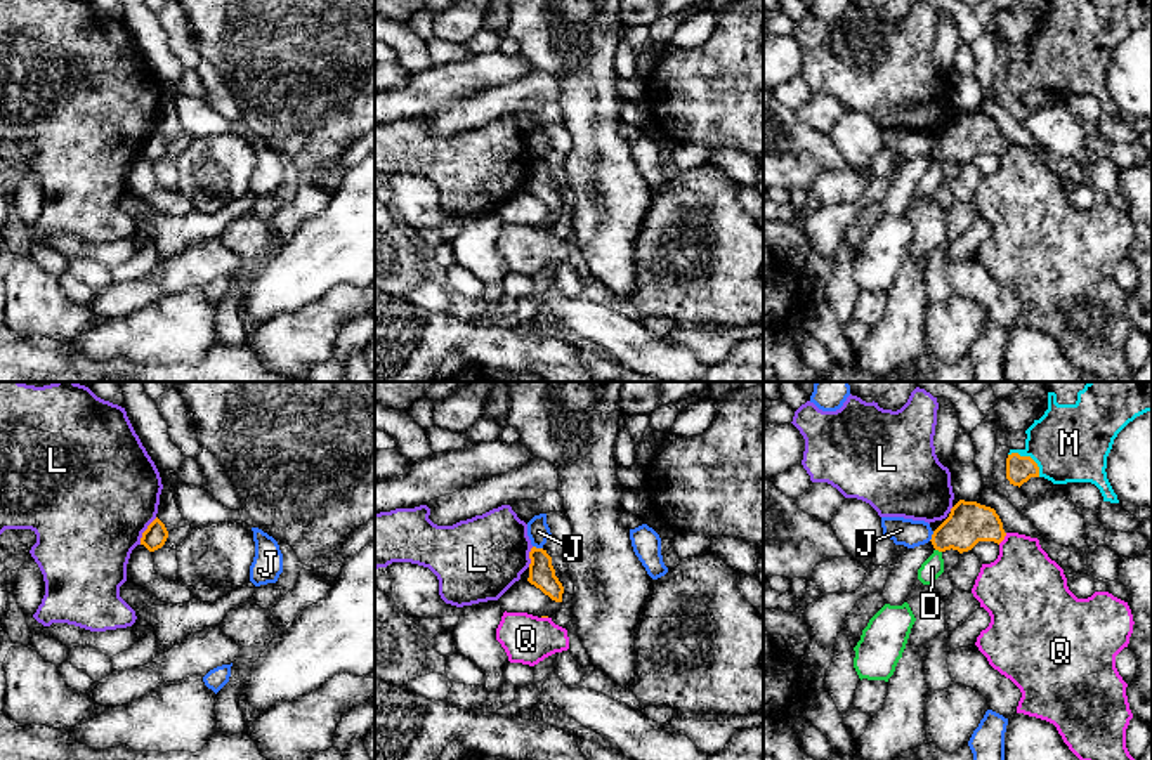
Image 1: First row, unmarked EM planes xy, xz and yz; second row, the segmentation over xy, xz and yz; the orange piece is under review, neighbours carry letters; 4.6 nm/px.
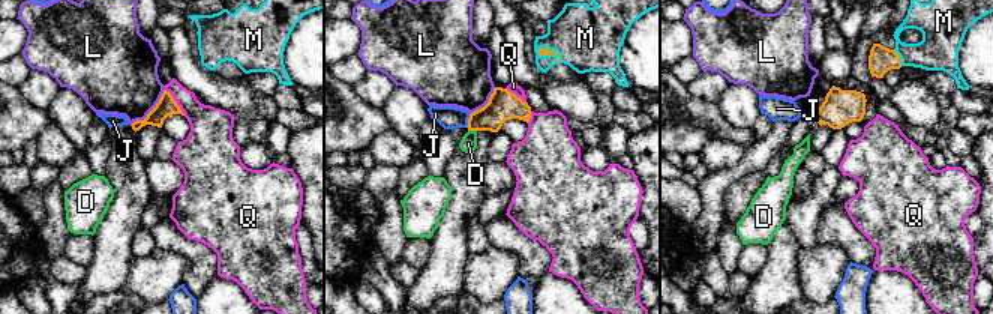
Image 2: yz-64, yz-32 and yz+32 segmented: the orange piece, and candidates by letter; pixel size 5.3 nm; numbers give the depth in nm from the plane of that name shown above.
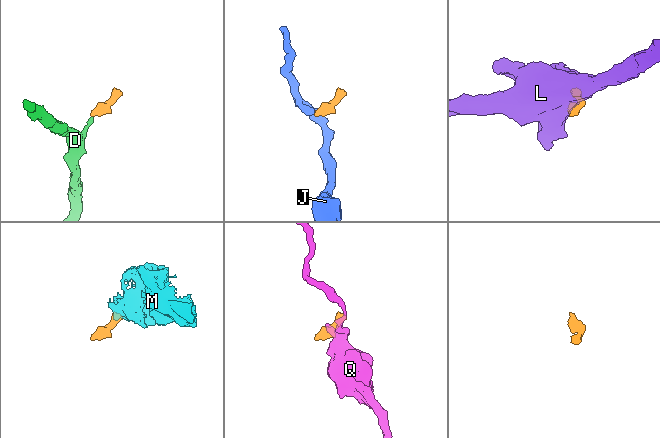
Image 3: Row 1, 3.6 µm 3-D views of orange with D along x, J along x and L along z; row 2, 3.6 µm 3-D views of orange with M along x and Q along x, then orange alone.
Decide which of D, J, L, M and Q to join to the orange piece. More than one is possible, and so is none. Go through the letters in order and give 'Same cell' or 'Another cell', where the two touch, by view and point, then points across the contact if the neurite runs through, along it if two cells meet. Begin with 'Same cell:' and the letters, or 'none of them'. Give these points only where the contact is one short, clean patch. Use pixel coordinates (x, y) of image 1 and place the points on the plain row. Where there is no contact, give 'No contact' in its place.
Same cell: M
D: Another cell. Touches orange at yz (939, 162). Boundary: yz (936, 160), (941, 163)
J: Another cell. Touches orange at xz (538, 160). Boundary: xz (533, 157), (542, 160)
L: Another cell. Touches orange at xy (144, 143). Boundary: xy (157, 129), (143, 144), (139, 155)
M: Same cell. Touches orange at yz (1029, 68). Path across: yz (1019, 80), (1029, 68), (1043, 68), (1069, 54)
Q: Another cell. Touches orange at yz (1003, 150). Boundary: yz (1007, 144), (998, 155)

